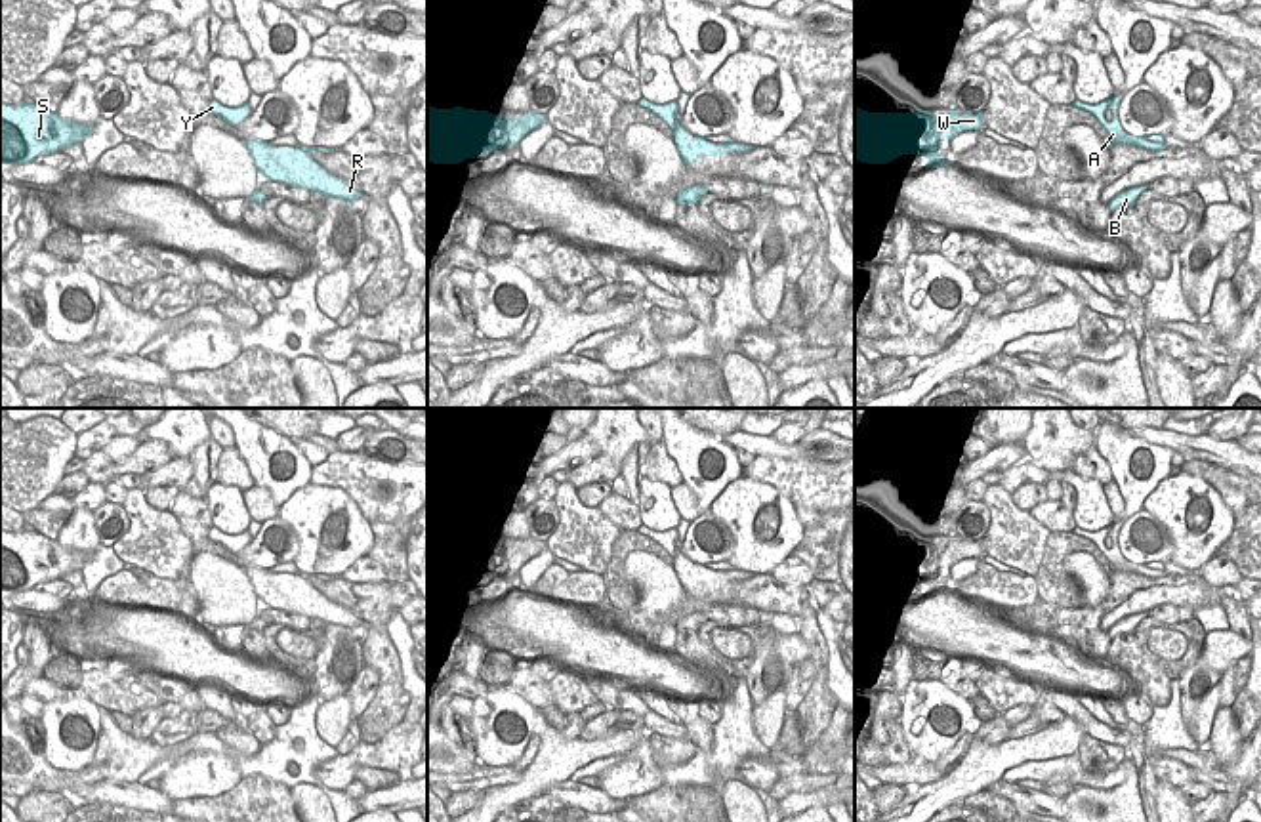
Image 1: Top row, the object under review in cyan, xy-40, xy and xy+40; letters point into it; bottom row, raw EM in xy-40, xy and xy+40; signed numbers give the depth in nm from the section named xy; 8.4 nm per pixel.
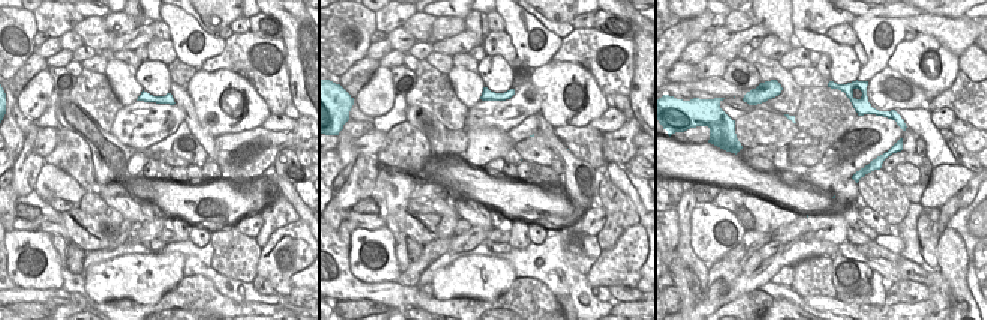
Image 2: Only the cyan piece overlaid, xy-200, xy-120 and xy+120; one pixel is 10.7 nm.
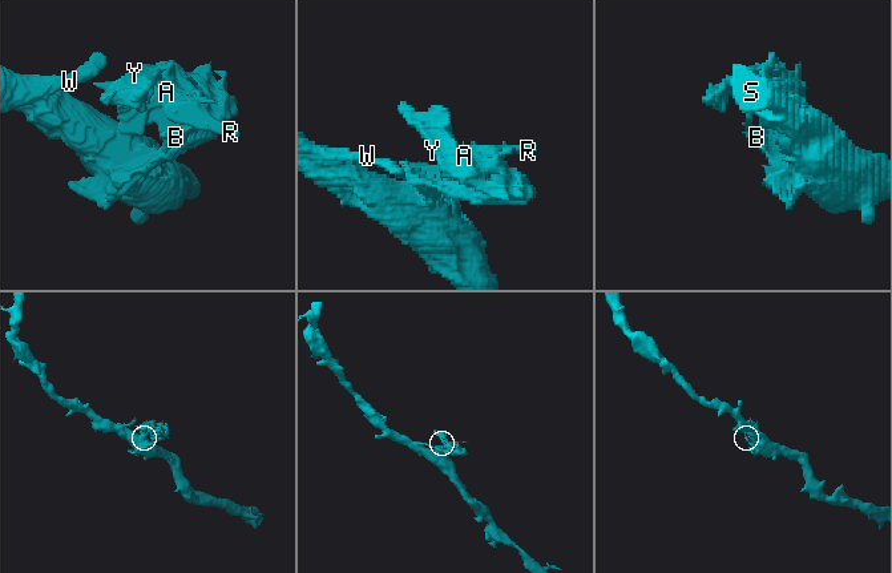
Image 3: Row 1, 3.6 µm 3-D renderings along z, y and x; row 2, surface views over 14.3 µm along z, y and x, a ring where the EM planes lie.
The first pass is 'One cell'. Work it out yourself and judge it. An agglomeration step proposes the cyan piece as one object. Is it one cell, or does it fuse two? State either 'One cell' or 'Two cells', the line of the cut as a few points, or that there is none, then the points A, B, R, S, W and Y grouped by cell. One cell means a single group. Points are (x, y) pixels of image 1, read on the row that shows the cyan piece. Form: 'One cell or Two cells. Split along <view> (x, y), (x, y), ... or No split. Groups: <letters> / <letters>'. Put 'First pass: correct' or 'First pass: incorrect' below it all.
One cell. No split. Groups: A B R S W Y.
First pass: correct

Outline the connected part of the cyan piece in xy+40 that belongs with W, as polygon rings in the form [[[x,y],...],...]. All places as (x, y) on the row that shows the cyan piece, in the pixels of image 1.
[[[855,107],[855,158],[887,164],[902,154],[921,154],[927,168],[948,166],[942,139],[961,132],[982,130],[984,114],[975,113],[868,113]]]

